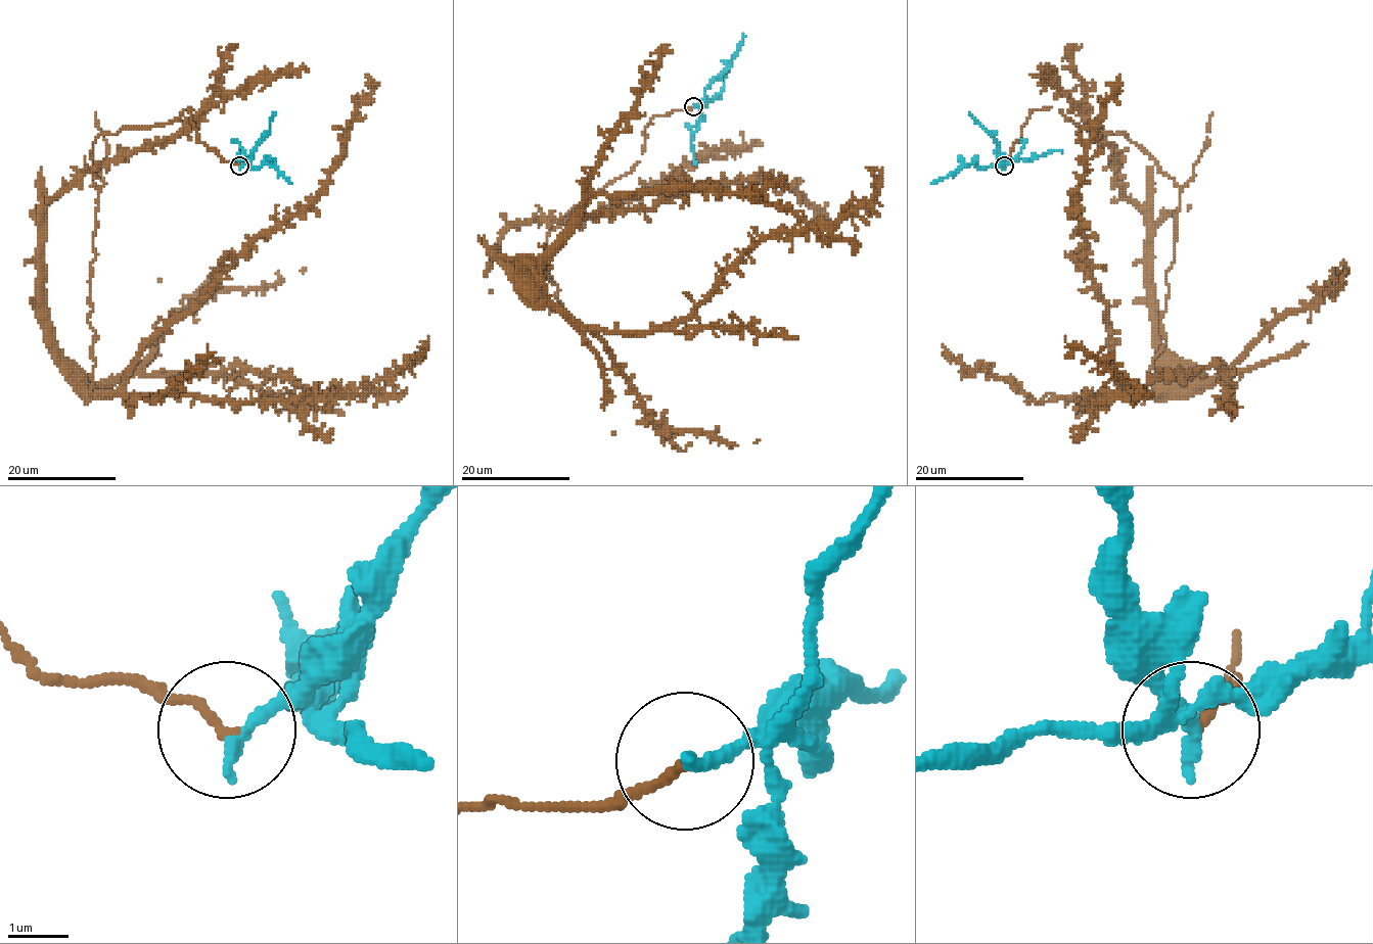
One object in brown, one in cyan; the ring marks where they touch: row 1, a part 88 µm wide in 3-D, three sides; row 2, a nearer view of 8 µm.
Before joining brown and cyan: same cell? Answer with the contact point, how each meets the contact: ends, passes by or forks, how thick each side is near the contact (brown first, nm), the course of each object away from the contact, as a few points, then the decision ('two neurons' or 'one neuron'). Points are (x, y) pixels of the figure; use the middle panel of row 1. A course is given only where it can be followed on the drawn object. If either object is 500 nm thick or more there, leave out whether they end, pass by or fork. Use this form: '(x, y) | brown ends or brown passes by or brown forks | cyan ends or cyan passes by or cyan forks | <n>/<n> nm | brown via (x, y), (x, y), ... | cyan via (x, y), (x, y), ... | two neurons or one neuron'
(693, 106) | brown ends | cyan ends | 160/240 nm | brown via (693, 106), (653, 118), (638, 162), (550, 230), (552, 282), (544, 245), (499, 255), (511, 226), (763, 144) | cyan via (693, 106), (704, 99), (704, 90), (726, 69), (743, 41), (743, 34) | two neurons

